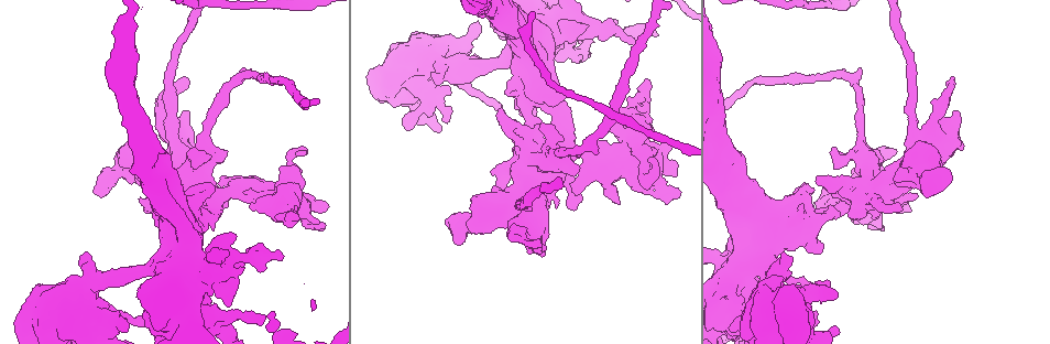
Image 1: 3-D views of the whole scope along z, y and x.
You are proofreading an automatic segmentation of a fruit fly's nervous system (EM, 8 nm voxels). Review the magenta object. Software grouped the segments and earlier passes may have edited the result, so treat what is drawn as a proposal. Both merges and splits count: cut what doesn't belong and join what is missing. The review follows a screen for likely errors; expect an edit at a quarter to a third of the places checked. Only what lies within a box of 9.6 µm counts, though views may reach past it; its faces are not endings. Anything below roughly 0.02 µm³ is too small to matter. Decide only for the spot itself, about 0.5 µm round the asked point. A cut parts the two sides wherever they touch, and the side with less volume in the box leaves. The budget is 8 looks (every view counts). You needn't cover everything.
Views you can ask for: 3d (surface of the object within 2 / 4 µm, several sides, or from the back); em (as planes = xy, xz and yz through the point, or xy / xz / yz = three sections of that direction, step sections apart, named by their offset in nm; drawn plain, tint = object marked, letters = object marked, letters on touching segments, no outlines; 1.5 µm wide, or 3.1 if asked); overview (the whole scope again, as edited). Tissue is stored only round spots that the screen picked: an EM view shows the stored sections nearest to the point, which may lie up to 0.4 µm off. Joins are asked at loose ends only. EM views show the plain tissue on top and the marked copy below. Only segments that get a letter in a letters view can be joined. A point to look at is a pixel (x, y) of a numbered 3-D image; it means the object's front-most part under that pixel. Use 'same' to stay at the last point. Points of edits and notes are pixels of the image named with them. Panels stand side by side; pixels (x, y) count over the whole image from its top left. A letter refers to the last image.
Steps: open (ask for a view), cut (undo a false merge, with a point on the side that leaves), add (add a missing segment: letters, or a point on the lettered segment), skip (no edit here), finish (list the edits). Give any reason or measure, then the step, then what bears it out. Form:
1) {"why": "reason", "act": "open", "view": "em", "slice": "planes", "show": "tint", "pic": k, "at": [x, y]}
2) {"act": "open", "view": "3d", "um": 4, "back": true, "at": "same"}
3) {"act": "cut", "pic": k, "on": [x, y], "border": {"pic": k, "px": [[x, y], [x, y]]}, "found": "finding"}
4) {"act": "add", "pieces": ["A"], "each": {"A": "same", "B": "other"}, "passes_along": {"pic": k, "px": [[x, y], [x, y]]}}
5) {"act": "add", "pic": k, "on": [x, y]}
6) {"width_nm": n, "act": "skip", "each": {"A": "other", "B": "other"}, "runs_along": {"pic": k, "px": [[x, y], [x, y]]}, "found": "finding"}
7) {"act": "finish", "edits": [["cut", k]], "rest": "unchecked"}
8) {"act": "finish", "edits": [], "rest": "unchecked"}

{"why": "free end", "act": "open", "view": "3d", "um": 2, "pic": 1, "at": [620, 201]}

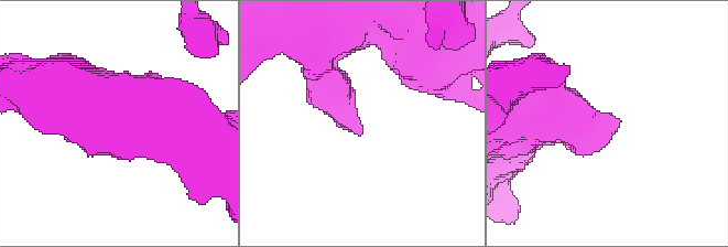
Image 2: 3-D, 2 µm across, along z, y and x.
{"why": "shape alone is not enough", "act": "open", "view": "em", "slice": "planes", "show": "letters", "pic": 2, "at": [617, 121]}

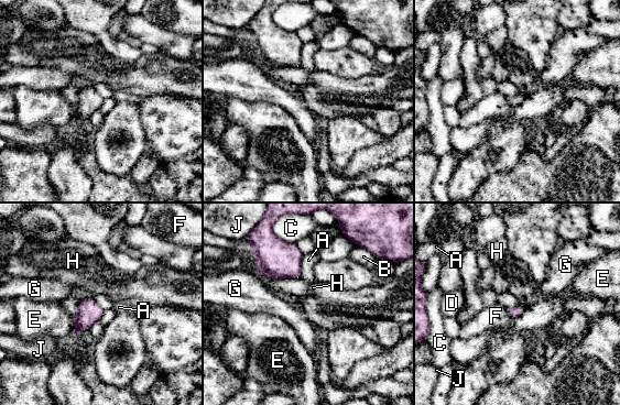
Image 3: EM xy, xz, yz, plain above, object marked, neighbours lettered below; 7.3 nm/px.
{"act": "skip", "each": {"A": "other", "B": "other", "C": "other", "D": "other", "E": "other", "F": "other", "G": "other", "H": "other", "J": "other"}, "border": {"pic": 3, "px": [[506, 308], [515, 318]]}, "found": "no lettered segment goes on from it"}

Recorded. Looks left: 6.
{"why": "free end", "act": "open", "view": "em", "slice": "xy", "step": 8, "show": "letters", "pic": 1, "at": [322, 226]}

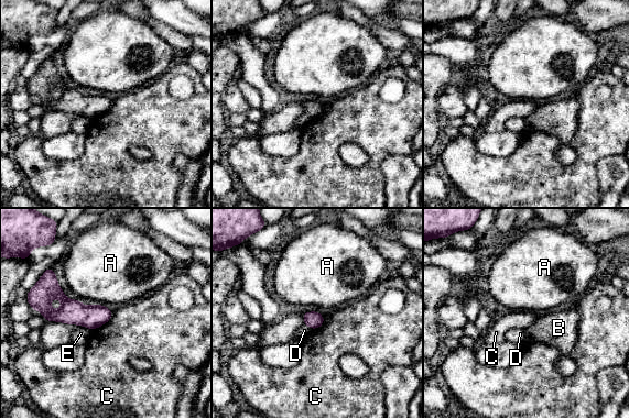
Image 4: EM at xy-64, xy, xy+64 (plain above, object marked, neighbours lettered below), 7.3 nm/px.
{"act": "open", "view": "em", "slice": "planes", "show": "letters", "at": "same"}

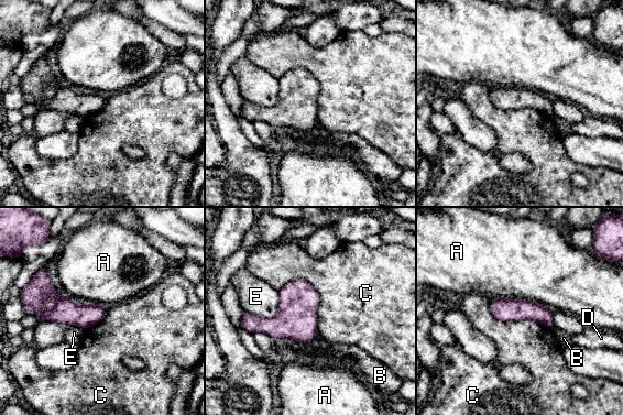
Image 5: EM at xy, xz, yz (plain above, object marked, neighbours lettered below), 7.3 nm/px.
{"act": "skip", "each": {"A": "other", "B": "other", "C": "other", "D": "other", "E": "other"}, "border": {"pic": 5, "px": [[287, 282], [316, 291], [318, 332]]}, "found": "none of them fits"}

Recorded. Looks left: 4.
{"why": "stops while still wide", "act": "open", "view": "3d", "um": 4, "pic": 1, "at": [519, 112]}

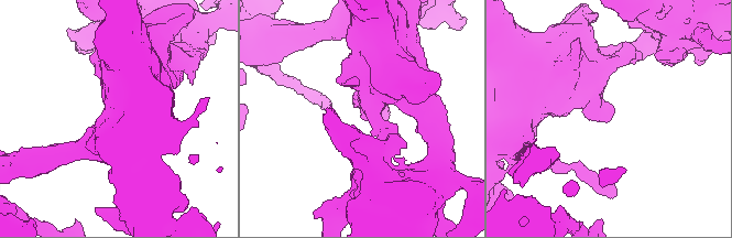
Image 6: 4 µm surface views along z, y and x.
{"why": "shape alone is not enough", "act": "open", "view": "em", "slice": "planes", "show": "tint", "pic": 6, "at": [362, 113]}

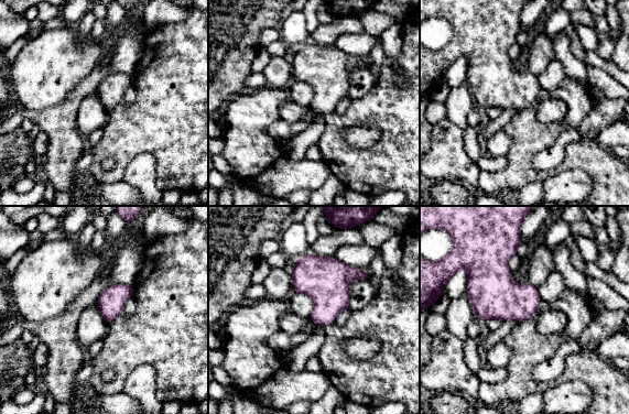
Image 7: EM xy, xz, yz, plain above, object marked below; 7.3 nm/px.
{"why": "what lies round it", "act": "open", "view": "em", "slice": "planes", "show": "letters", "at": "same"}

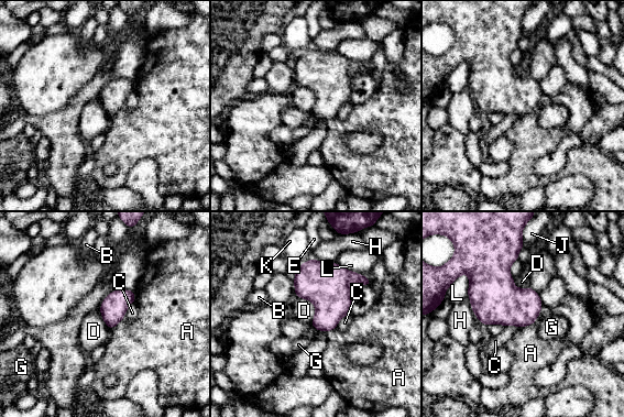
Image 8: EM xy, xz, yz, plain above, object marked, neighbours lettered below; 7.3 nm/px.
{"act": "skip", "each": {"A": "other", "B": "other", "C": "other", "D": "other", "E": "other", "G": "other", "H": "other", "J": "other", "K": "other", "L": "other"}, "border": {"pic": 8, "px": [[297, 296], [314, 306], [310, 324]]}, "found": "no lettered segment goes on from it"}

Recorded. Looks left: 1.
{"act": "finish", "edits": [], "rest": "unchecked"}

